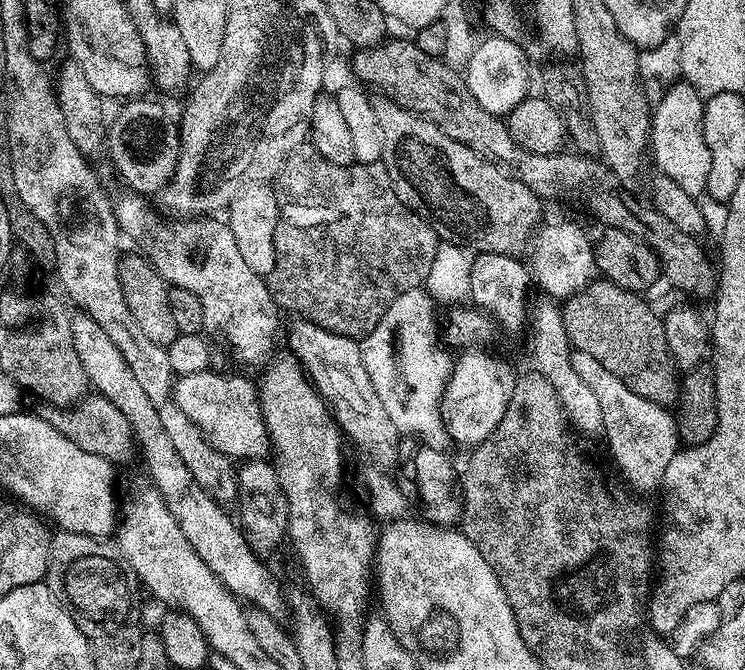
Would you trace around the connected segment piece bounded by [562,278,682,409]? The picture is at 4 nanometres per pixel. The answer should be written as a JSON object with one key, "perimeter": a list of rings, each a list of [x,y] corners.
{"perimeter":[[[603,278],[597,279],[587,294],[563,301],[566,334],[575,351],[590,354],[590,358],[602,362],[602,366],[606,366],[614,378],[630,386],[634,394],[671,409],[679,401],[682,376],[666,346],[661,313],[656,313],[644,299],[635,292],[621,291],[618,294],[615,284]]]}

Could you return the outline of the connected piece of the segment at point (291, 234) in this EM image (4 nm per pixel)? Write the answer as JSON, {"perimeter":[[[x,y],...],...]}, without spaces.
{"perimeter":[[[301,146],[284,159],[284,163],[281,164],[279,172],[274,177],[274,187],[280,217],[278,218],[278,226],[274,230],[274,270],[266,279],[270,294],[281,313],[293,312],[291,314],[293,317],[314,322],[318,326],[322,326],[322,330],[330,330],[339,336],[363,338],[370,334],[370,330],[374,330],[374,326],[378,326],[382,314],[386,314],[386,310],[392,305],[394,298],[406,294],[406,290],[414,290],[426,284],[427,274],[430,273],[431,266],[434,265],[434,256],[437,250],[437,229],[420,213],[401,204],[383,162],[374,164],[357,162],[338,166],[334,162],[322,158],[322,154],[318,154],[316,148]]]}

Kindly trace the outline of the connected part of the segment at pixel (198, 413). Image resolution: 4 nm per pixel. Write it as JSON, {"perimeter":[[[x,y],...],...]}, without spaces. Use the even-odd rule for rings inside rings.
{"perimeter":[[[199,372],[179,377],[178,403],[180,409],[204,431],[212,445],[233,461],[263,460],[270,452],[268,427],[260,408],[257,385],[244,376],[227,376],[224,372]]]}

